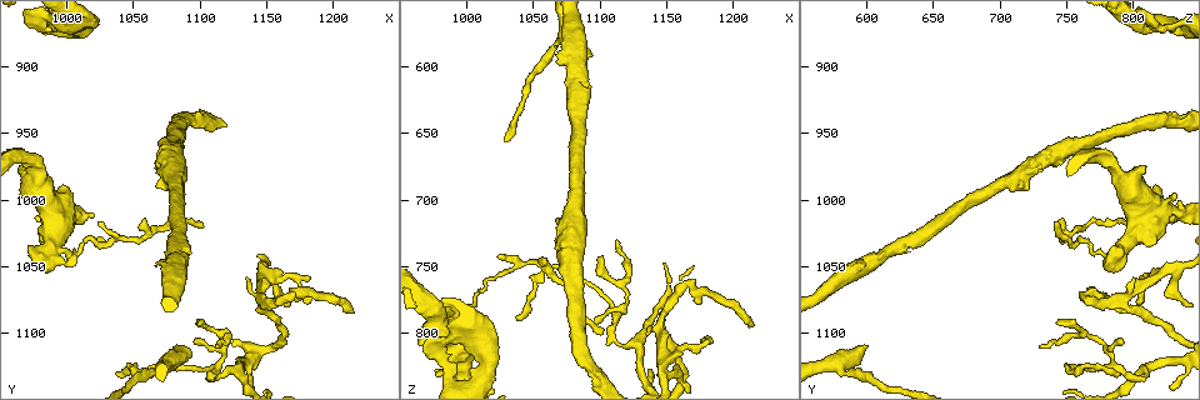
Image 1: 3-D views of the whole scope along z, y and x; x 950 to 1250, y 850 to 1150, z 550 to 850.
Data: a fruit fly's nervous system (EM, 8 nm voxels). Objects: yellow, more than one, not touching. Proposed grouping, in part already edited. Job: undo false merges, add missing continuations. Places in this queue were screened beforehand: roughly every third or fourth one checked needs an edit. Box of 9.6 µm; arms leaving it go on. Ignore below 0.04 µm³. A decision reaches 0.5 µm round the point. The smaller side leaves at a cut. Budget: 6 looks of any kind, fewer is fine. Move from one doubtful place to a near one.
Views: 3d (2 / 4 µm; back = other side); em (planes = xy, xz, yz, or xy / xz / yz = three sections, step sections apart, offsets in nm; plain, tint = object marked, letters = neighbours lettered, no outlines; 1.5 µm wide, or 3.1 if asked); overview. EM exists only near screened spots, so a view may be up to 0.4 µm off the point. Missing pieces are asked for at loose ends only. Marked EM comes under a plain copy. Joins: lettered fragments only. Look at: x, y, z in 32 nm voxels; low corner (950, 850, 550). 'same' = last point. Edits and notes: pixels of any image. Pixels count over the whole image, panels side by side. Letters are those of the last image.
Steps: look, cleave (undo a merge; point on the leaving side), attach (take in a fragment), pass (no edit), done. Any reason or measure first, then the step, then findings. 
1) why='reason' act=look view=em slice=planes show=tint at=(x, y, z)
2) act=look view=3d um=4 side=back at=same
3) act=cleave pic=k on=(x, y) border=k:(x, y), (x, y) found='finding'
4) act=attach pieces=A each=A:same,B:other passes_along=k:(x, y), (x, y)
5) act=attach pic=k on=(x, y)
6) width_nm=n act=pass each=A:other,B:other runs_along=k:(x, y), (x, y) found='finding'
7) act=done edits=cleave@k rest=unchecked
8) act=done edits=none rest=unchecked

why='branch stops here' act=look view=em slice=planes show=tint at=(1102, 1022, 798)

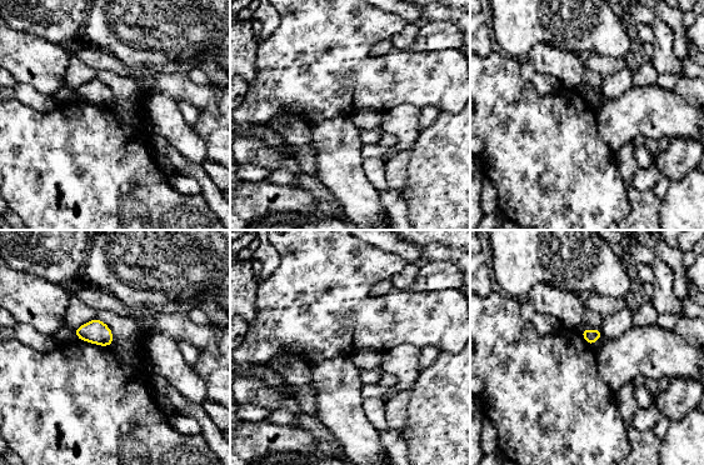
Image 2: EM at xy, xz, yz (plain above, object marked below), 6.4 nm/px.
why='see the neighbours' act=look view=em slice=planes show=letters at=same

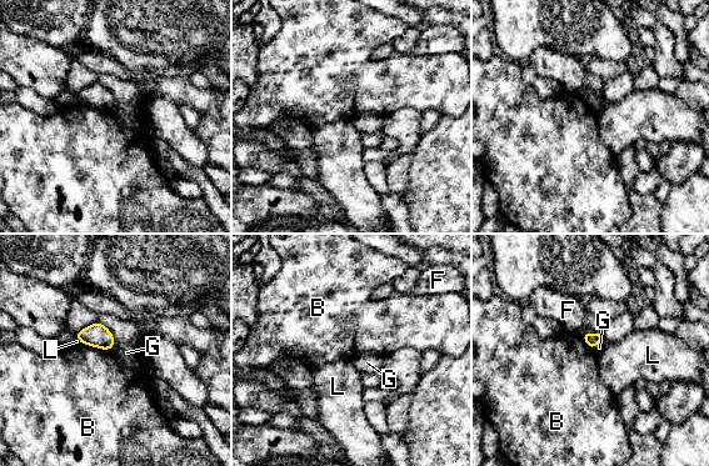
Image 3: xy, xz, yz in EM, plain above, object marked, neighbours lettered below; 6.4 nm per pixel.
width_nm=90 act=pass each=B:other,F:other,G:other,L:other border=3:(80, 342), (110, 350) found='no lettered fragment goes on from it'

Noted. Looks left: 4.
why='thin end' act=look view=3d um=4 at=(1210, 1084, 796)

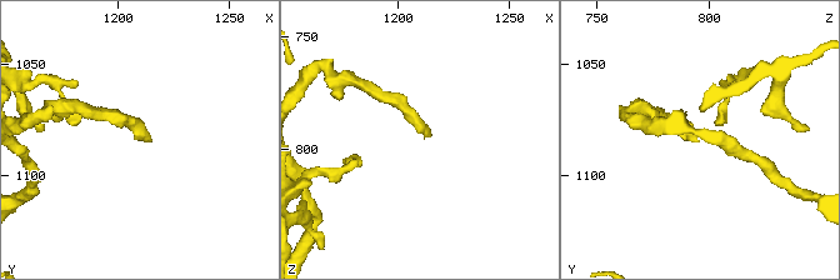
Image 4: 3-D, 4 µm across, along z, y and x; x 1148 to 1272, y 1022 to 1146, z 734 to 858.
act=look view=em slice=yz step=4 show=tint at=(1212, 1084, 796)

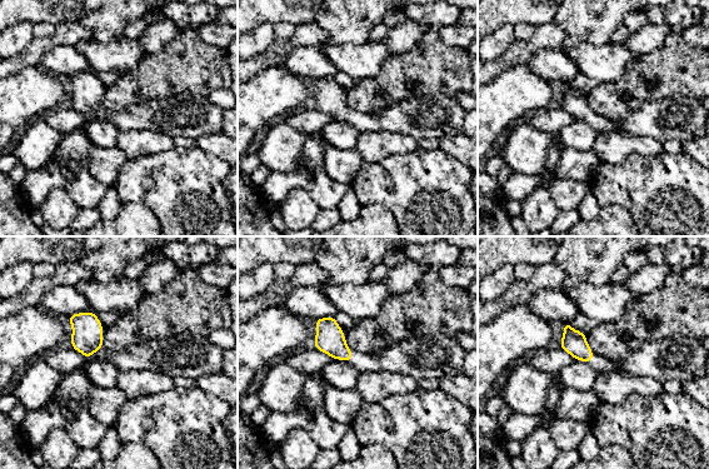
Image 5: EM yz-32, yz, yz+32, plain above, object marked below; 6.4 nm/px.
act=look view=em slice=planes show=letters at=same

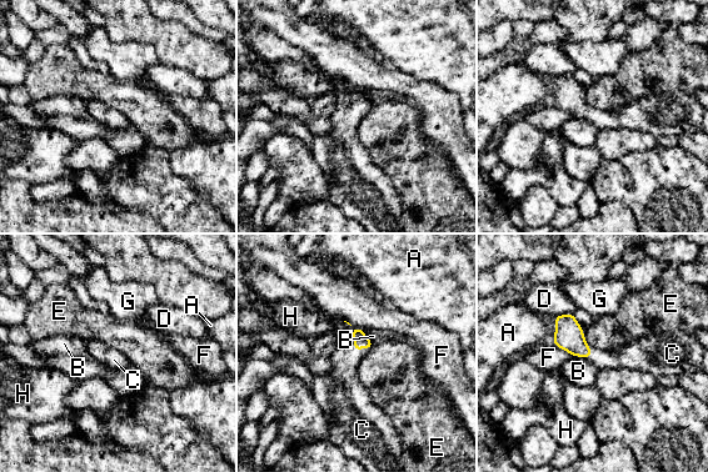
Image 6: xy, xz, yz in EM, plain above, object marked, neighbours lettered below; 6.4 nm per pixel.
width_nm=100 longest_contact=C:150nm act=attach pieces=C each=A:other,B:other,C:same,D:other,E:other,F:other,G:other,H:other found='the cell continues'

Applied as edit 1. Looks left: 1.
act=done edits=attach@6 rest=unchecked

